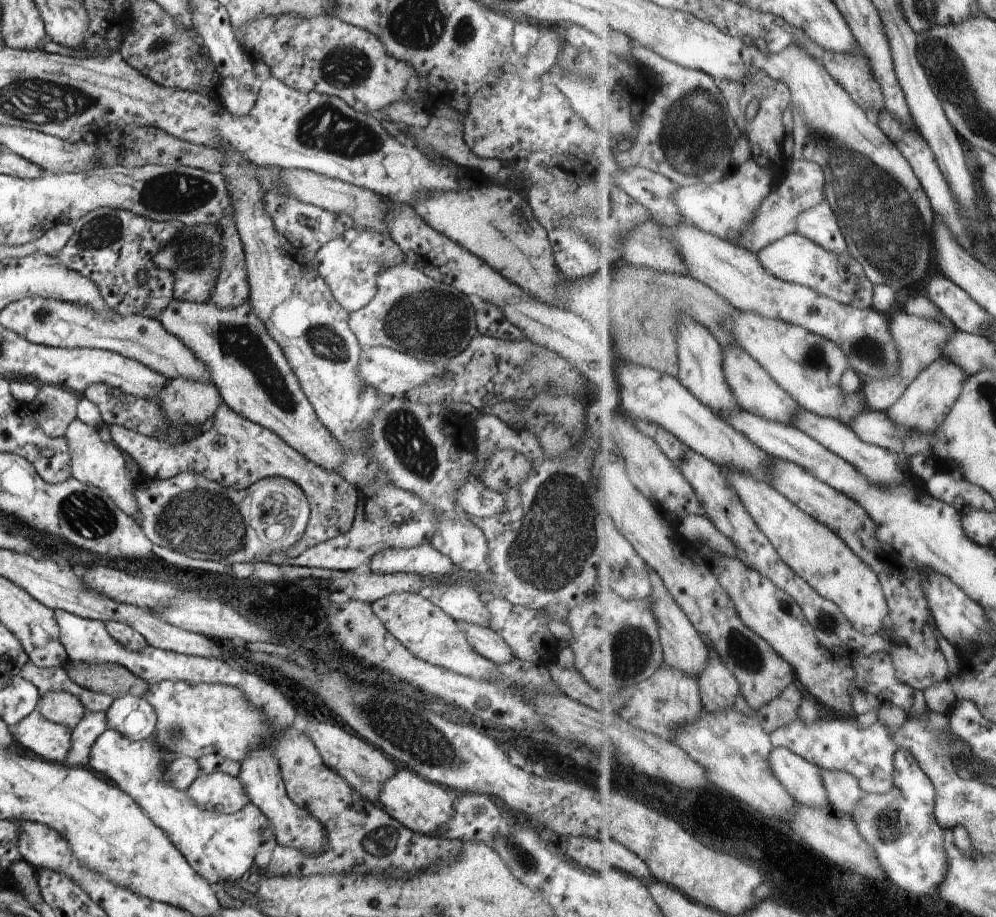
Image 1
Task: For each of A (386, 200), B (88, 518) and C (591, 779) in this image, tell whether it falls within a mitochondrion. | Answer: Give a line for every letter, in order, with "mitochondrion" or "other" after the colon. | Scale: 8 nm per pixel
A: other
B: mitochondrion
C: mitochondrion

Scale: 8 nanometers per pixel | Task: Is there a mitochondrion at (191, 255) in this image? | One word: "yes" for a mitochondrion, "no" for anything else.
yes

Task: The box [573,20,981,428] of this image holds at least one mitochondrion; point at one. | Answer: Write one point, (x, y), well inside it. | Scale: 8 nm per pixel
(880, 217)

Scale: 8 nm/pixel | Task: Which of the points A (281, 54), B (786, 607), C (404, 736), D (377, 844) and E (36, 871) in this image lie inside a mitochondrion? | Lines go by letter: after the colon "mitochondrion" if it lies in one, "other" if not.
A: other
B: other
C: mitochondrion
D: mitochondrion
E: other

